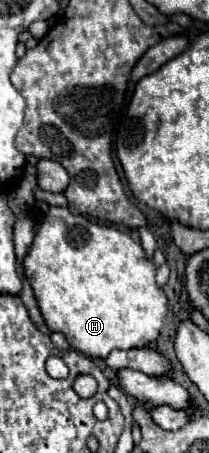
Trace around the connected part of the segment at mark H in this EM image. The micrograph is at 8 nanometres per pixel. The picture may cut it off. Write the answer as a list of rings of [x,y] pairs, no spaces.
[[[50,207],[22,265],[48,329],[64,333],[72,349],[88,357],[108,357],[114,349],[144,347],[158,339],[168,311],[168,299],[156,285],[154,263],[146,259],[142,245],[129,232],[92,223],[62,207]]]

